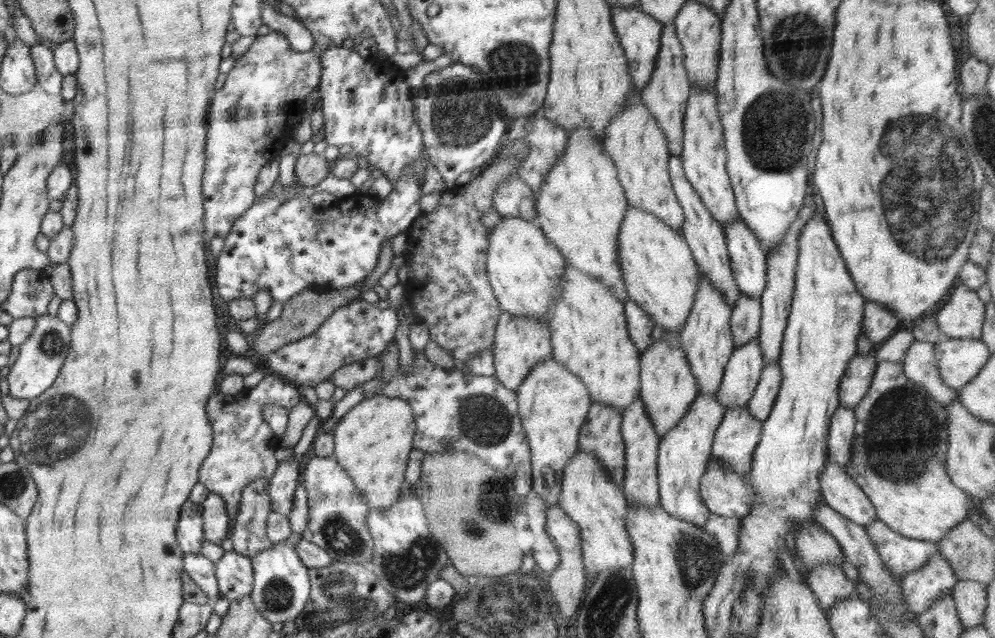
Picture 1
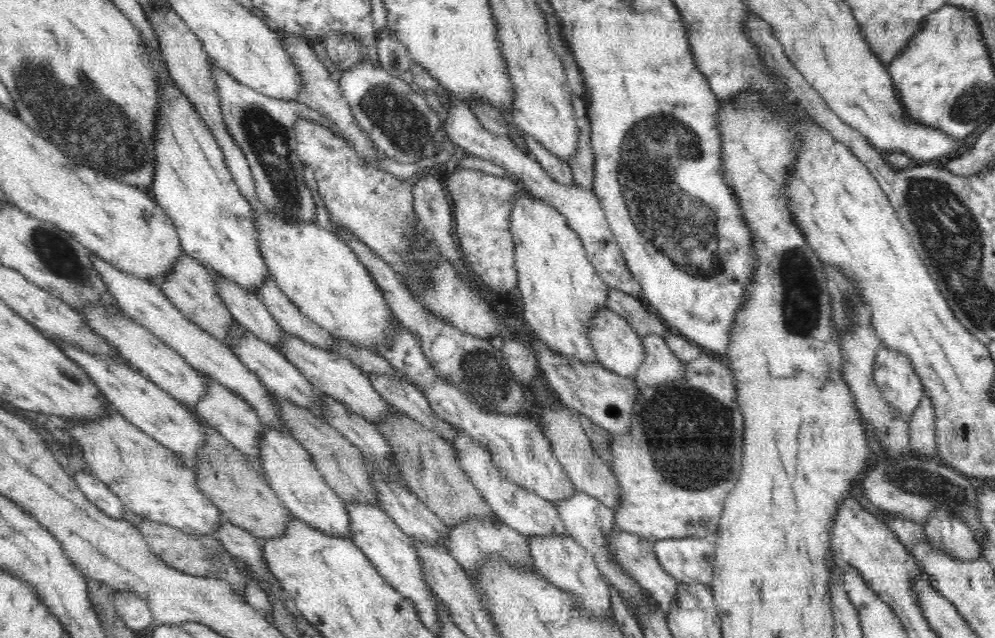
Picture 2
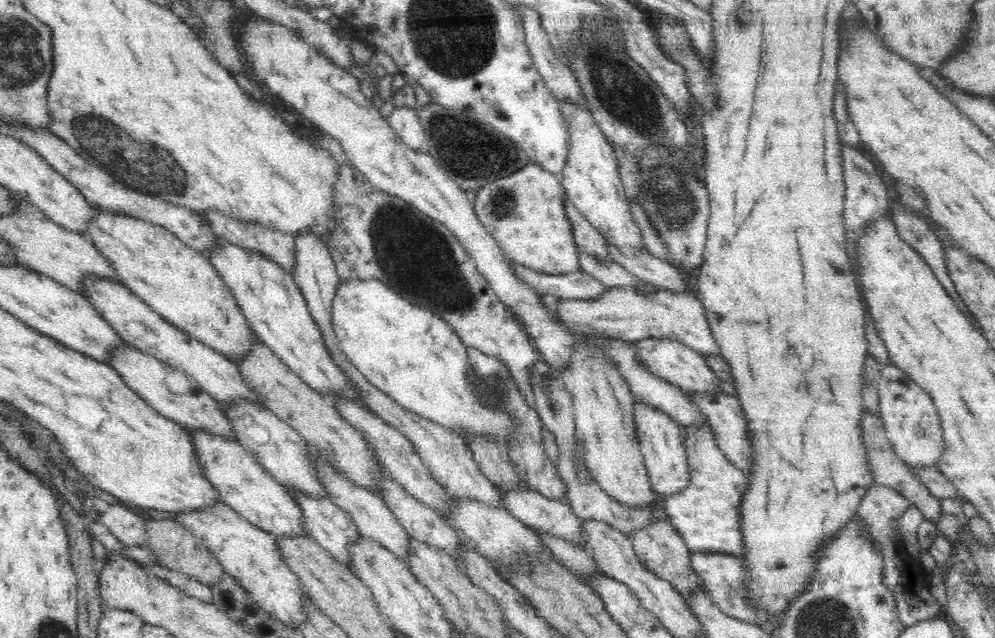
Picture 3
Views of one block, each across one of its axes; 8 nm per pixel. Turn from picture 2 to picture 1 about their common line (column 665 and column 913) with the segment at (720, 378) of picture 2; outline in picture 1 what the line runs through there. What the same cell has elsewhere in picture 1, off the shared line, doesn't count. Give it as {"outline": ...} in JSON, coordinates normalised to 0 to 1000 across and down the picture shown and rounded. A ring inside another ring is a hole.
{"outline":[[[884,566],[871,618],[858,638],[859,679],[849,737],[874,781],[882,815],[911,843],[943,850],[957,826],[973,813],[982,784],[961,762],[950,737],[953,649],[931,611],[909,589],[905,569]]]}

